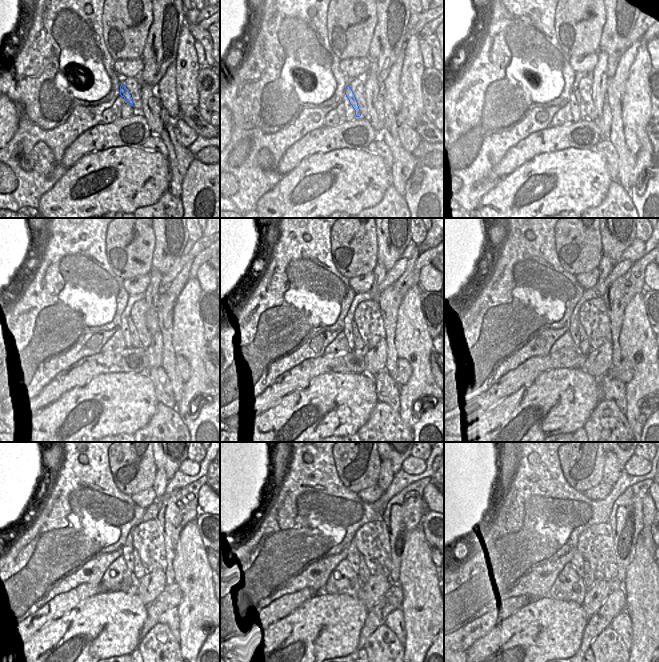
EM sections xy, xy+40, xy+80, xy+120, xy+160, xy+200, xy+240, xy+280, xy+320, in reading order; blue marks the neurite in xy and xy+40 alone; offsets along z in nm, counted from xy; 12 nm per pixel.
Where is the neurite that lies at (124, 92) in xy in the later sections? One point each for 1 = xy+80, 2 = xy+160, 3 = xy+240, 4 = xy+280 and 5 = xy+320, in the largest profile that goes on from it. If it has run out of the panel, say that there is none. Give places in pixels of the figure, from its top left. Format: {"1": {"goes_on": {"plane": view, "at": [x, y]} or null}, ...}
{"1": {"goes_on": {"plane": "xy+80", "at": [583, 114]}}, "2": {"goes_on": {"plane": "xy+160", "at": [359, 343]}}, "3": {"goes_on": {"plane": "xy+240", "at": [139, 571]}}, "4": {"goes_on": {"plane": "xy+280", "at": [364, 574]}}, "5": {"goes_on": {"plane": "xy+320", "at": [589, 578]}}}

